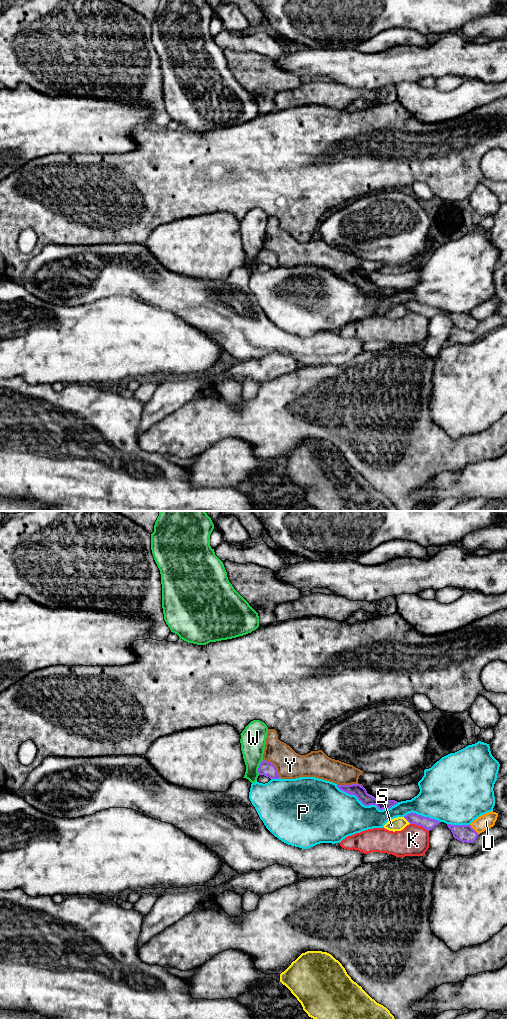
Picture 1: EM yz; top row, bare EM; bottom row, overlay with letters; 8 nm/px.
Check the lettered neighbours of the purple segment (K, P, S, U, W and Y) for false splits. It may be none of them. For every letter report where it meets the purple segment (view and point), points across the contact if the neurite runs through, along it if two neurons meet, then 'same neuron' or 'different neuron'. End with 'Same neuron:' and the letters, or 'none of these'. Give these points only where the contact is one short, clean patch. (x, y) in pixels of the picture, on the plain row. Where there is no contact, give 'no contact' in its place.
K: meets purple in yz at (419, 313); different neuron
P: meets purple in yz at (367, 293); different neuron
S: meets purple in yz at (407, 308); different neuron
U: meets purple in yz at (473, 317); different neuron
W: meets purple in yz at (259, 255); border along yz (263, 248), (259, 253), (258, 262); different neuron
Y: meets purple in yz at (350, 273); different neuron
Same neuron: none of these

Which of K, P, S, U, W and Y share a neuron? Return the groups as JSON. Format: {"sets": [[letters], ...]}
{"sets": [["K"], ["P", "W"], ["S"], ["U"], ["Y"]]}

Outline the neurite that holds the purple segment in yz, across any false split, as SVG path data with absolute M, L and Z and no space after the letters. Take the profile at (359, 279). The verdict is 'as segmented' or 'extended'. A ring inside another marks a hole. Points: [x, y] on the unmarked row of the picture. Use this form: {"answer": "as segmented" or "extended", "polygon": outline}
{"answer": "as segmented", "polygon": "M360 272L337 273L337 275L350 282L355 283L358 288L365 294L376 293L379 298L389 297L398 292L395 288L378 288L374 284L367 281L366 277Z"}

